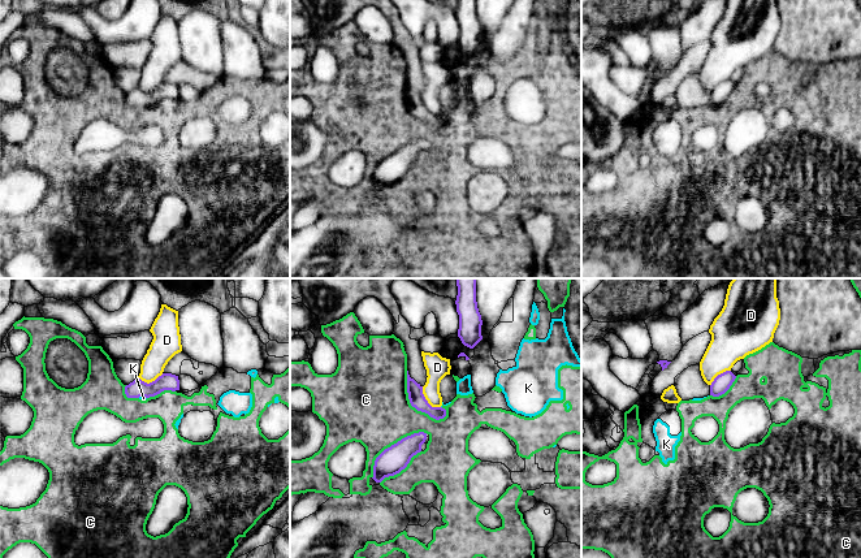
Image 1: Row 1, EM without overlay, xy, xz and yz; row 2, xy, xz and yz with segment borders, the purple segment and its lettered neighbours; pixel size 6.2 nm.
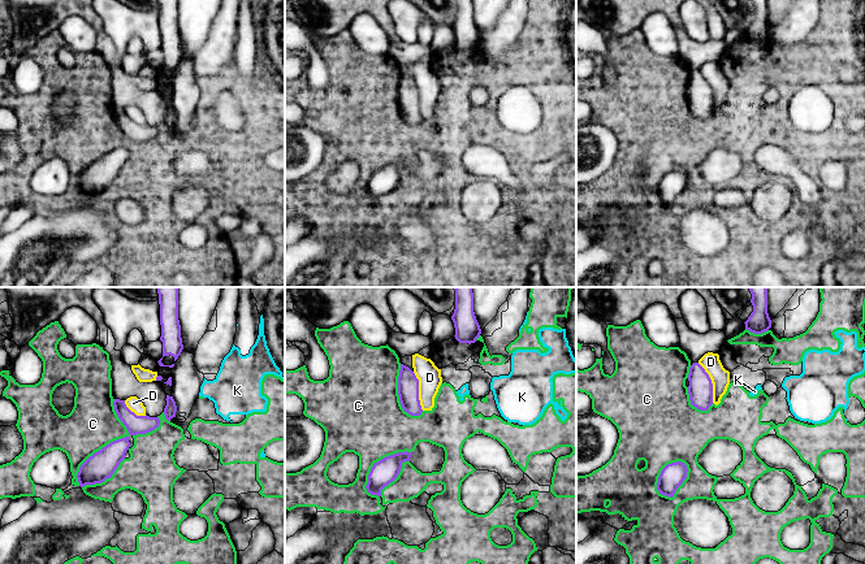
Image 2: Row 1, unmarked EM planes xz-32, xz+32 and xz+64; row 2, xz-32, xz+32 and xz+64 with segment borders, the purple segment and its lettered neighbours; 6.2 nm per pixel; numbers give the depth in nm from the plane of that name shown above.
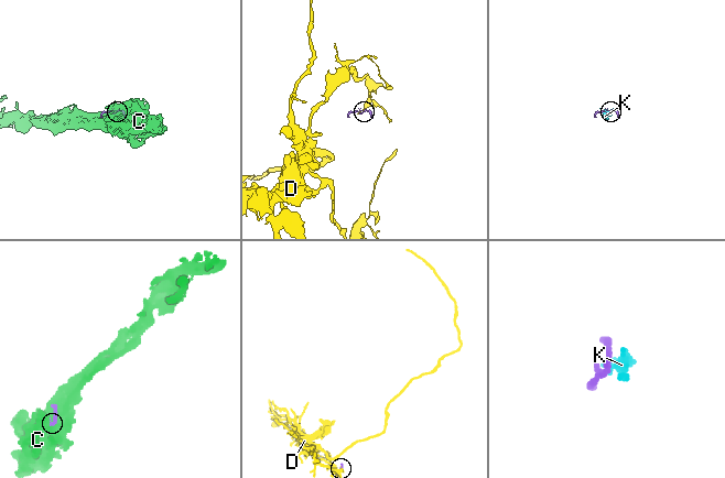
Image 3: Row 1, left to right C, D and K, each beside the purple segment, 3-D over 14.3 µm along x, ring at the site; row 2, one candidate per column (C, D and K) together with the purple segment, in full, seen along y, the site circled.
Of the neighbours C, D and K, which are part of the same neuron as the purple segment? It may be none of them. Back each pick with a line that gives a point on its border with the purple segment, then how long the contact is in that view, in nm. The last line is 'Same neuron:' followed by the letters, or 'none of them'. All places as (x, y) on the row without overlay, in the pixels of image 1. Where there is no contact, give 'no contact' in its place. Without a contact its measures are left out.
Same neuron: none of them

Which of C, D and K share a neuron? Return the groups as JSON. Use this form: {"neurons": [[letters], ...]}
{"neurons": [["C", "K"], ["D"]]}

